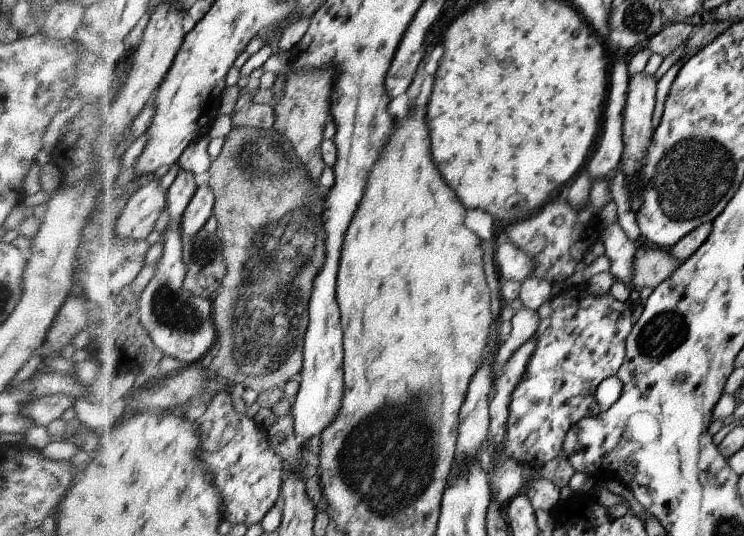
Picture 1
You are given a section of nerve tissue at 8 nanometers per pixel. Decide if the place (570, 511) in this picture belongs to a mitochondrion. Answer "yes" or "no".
no

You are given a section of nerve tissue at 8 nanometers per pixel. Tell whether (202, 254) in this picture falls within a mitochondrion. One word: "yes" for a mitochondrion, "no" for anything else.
yes

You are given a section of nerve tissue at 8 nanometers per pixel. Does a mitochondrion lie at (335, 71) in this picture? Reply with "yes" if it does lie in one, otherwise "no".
no

